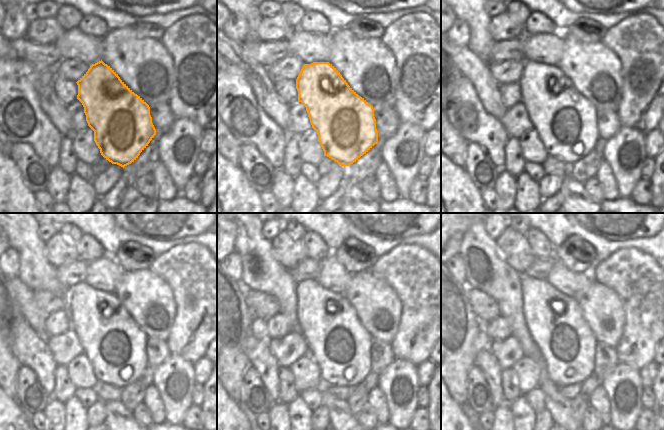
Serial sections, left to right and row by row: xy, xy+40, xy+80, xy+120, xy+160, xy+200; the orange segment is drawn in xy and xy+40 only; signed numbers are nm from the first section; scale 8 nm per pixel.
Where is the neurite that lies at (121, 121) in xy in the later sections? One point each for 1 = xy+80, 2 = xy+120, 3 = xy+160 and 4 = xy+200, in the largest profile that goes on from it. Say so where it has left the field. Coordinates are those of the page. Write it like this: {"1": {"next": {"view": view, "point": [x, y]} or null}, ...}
{"1": {"next": {"view": "xy+80", "point": [565, 121]}}, "2": {"next": {"view": "xy+120", "point": [115, 345]}}, "3": {"next": {"view": "xy+160", "point": [337, 341]}}, "4": {"next": {"view": "xy+200", "point": [556, 323]}}}

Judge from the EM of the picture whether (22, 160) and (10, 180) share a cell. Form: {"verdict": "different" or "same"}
{"verdict": "different"}

